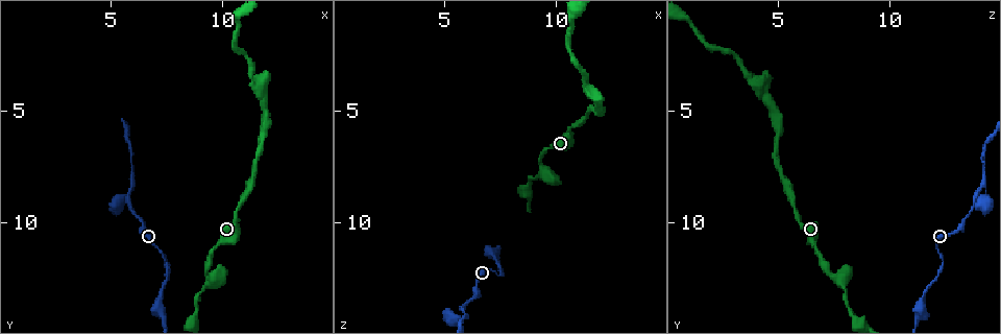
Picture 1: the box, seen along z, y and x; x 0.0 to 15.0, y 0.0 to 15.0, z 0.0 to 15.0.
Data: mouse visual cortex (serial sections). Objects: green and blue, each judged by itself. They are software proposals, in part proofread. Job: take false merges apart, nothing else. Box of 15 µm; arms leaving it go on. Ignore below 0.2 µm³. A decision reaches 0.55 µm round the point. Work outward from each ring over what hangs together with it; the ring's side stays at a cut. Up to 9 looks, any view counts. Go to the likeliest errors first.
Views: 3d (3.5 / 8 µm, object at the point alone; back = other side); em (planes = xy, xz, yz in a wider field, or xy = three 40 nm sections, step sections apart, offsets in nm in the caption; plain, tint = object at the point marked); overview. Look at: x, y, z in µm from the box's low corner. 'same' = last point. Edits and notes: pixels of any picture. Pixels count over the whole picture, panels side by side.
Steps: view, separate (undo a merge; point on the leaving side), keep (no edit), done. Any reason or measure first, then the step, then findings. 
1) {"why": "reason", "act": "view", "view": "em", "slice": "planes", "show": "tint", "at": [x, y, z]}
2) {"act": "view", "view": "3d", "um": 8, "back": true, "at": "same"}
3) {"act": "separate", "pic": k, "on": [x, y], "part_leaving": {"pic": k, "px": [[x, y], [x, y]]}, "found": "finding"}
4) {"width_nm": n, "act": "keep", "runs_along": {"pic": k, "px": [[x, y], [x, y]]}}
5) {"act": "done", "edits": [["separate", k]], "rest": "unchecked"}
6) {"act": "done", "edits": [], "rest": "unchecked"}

{"why": "three arms meet", "act": "view", "view": "3d", "um": 8, "at": [6.1, 8.4, 14.2]}

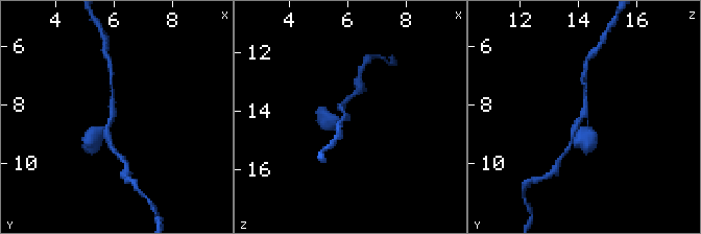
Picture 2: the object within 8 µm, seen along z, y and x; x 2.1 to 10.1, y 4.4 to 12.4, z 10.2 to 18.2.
{"act": "view", "view": "3d", "um": 3.5, "at": [6.0, 8.3, 14.2]}

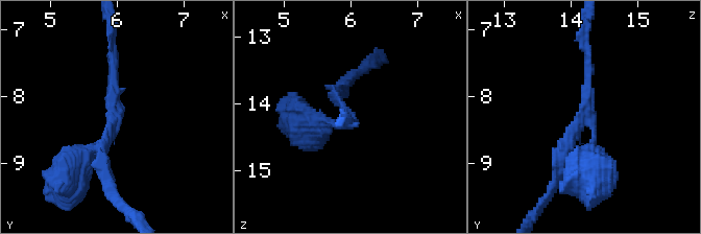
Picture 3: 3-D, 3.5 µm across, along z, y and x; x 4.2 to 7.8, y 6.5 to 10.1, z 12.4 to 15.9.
{"arms": 3, "act": "keep", "runs_along": {"pic": 3, "px": [[342, 89], [348, 125], [307, 125]]}, "found": "continuous, no second cell"}

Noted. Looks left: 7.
{"why": "arms part here", "act": "view", "view": "3d", "um": 3.5, "at": [9.4, 12.6, 7.8]}

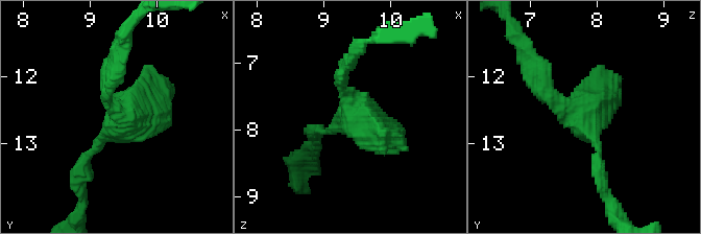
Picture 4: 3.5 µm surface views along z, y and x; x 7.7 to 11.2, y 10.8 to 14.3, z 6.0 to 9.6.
{"act": "keep", "runs_along": {"pic": 4, "px": [[534, 82], [590, 130], [599, 171]]}, "found": "one cell here"}

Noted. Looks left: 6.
{"why": "thin neck", "act": "view", "view": "3d", "um": 3.5, "back": true, "at": [11.3, 3.5, 3.6]}

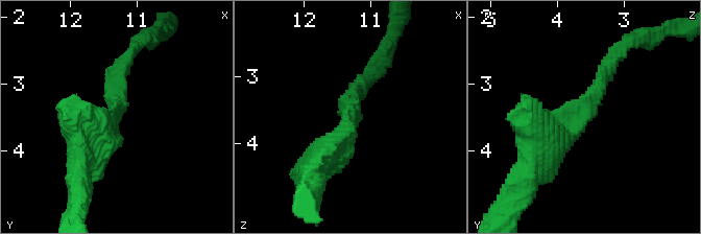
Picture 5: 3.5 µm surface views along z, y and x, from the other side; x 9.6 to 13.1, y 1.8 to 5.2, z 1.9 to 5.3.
{"arm_widths_nm": [250, 450], "why": "now the EM", "act": "view", "view": "em", "slice": "xy", "step": 5, "show": "tint", "at": [11.30, 3.50, 3.65]}

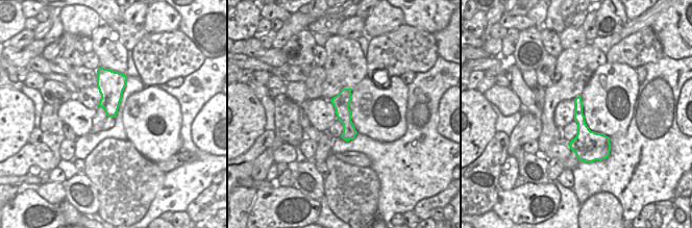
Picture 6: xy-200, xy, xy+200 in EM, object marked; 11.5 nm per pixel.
{"act": "keep", "runs_along": {"pic": 5, "px": [[539, 157], [575, 129], [614, 57]]}, "found": "one cell here"}

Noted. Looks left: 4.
{"why": "calibre changes", "act": "view", "view": "3d", "um": 3.5, "at": [7.3, 13.7, 11.4]}

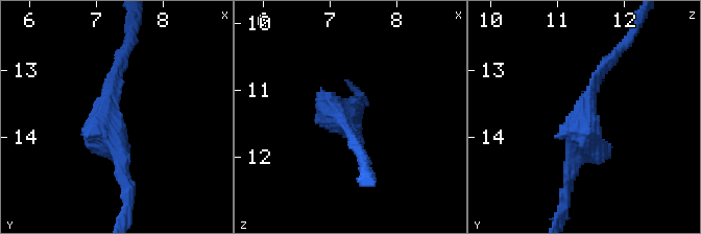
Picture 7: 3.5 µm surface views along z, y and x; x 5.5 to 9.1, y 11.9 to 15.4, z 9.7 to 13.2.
{"arm_widths_nm": [150, 250], "act": "view", "view": "em", "slice": "xy", "step": 1, "show": "tint", "at": [7.20, 13.60, 11.45]}

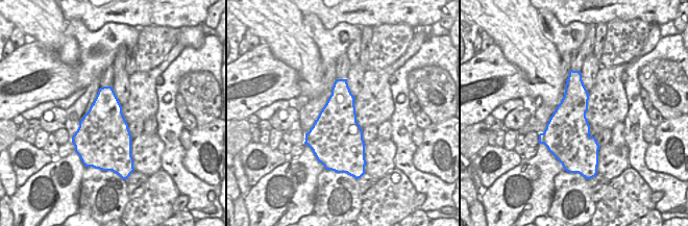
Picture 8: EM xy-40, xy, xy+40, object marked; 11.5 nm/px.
{"act": "keep", "found": "all the same cell"}

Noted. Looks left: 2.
{"act": "done", "edits": [], "rest": "unchecked"}

